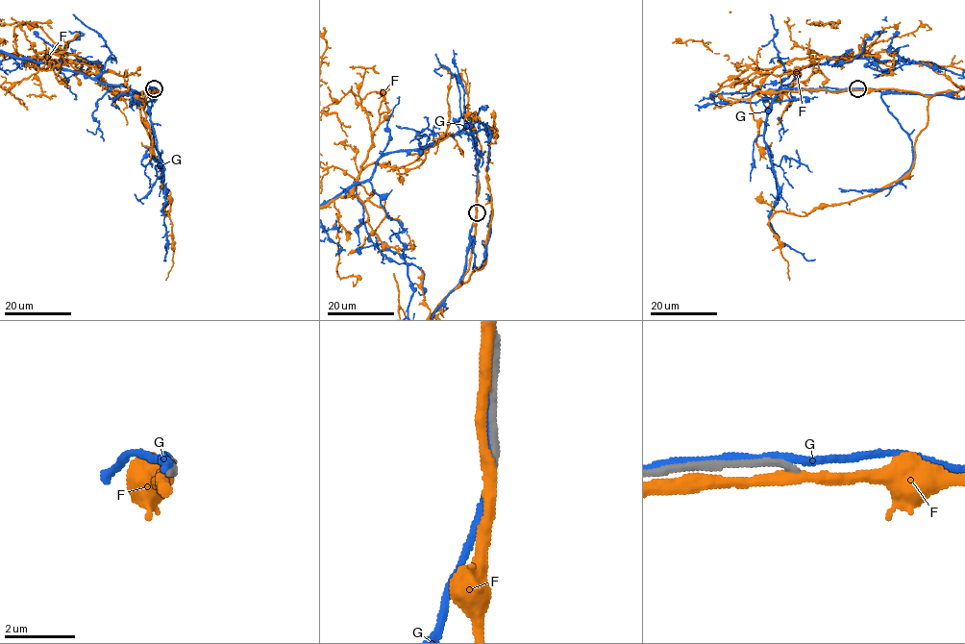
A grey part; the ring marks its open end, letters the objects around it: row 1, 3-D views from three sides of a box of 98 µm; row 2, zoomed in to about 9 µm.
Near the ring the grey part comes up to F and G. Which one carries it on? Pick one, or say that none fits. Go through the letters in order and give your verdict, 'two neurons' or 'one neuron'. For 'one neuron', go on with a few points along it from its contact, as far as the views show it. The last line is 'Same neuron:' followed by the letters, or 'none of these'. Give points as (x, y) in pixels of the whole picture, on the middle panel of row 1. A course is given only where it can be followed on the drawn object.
F: two neurons
G: two neurons
Same neuron: none of these

